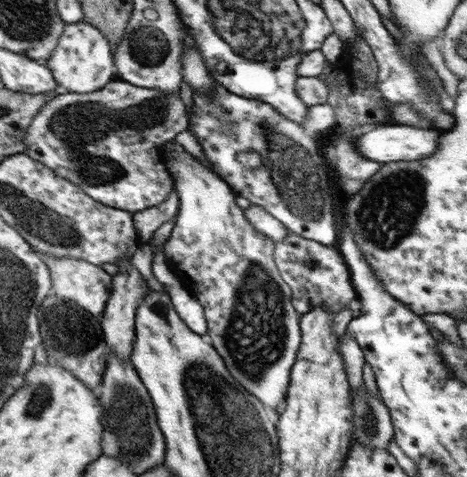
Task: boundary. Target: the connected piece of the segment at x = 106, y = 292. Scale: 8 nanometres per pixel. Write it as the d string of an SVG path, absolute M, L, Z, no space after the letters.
M45 255L45 259L53 275L53 294L74 301L95 317L101 318L112 290L112 276L106 273L102 267L82 259L60 258L52 255Z

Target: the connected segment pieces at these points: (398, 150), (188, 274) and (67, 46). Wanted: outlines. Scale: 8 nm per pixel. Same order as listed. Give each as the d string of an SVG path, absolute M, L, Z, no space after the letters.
M389 123L364 130L355 144L358 153L374 162L422 160L434 155L440 135L434 128Z
M182 148L182 151L178 151L178 153L165 150L165 155L167 154L171 154L171 160L166 159L165 164L166 168L173 172L174 186L179 194L179 211L177 212L177 218L170 238L162 244L162 250L168 258L168 263L193 287L194 296L202 305L205 314L204 318L207 320L206 335L210 340L213 340L213 344L218 346L218 352L222 352L222 358L224 358L224 364L226 364L228 372L233 374L234 380L236 380L238 384L242 384L244 389L250 390L252 396L258 397L258 400L261 400L261 403L274 415L274 411L281 406L281 403L287 396L291 369L295 364L296 356L301 345L301 328L299 325L301 315L295 311L292 302L292 289L281 277L277 264L275 263L275 242L271 238L264 236L261 232L258 232L258 229L255 229L253 225L249 223L249 219L245 216L245 209L242 209L237 204L237 193L234 188L224 178L218 176L212 168L202 164L198 159L186 152L184 148Z
M88 21L66 24L58 48L52 52L45 65L52 71L57 86L63 86L68 93L86 94L104 88L116 76L114 50L108 37Z

